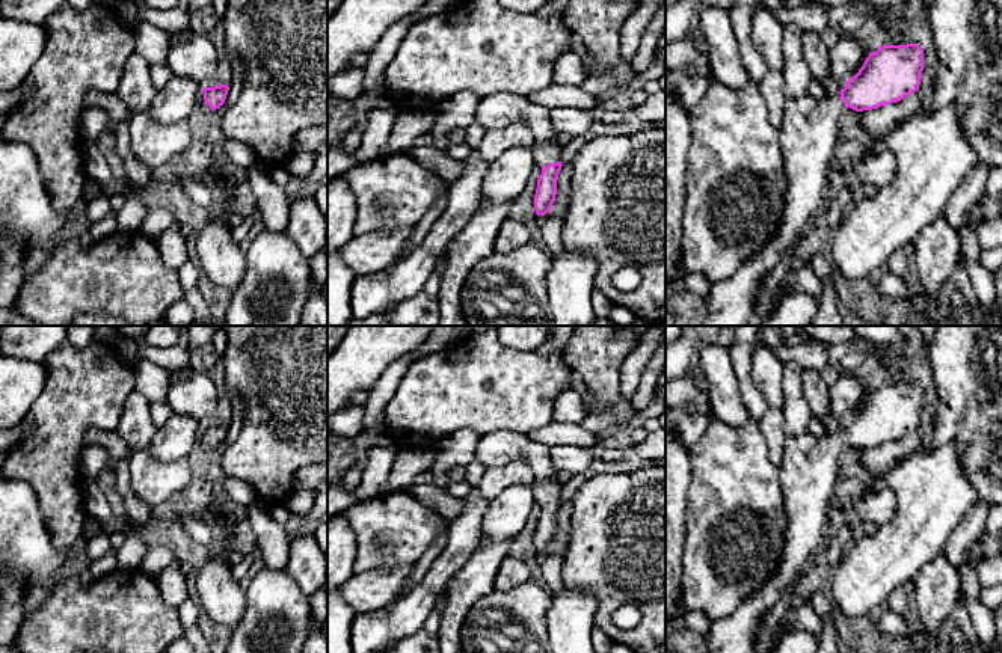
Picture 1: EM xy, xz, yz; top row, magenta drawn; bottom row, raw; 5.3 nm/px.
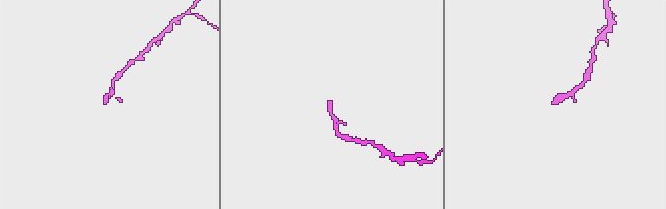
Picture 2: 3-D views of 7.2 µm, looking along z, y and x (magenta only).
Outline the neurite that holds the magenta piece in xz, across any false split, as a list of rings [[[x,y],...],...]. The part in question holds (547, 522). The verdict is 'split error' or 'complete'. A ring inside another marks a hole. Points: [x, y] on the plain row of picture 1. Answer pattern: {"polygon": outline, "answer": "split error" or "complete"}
{"polygon": [[[493,431],[480,437],[474,460],[486,469],[522,460],[534,474],[533,492],[536,504],[542,507],[534,532],[537,553],[545,553],[557,532],[557,517],[561,508],[563,484],[555,478],[557,469],[549,458],[549,448],[533,440],[528,434],[515,431]]], "answer": "split error"}

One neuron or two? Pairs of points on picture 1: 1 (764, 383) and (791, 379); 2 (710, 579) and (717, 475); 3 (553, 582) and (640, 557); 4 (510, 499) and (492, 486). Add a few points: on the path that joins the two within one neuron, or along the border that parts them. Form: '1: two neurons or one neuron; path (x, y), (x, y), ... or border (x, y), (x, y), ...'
1: two neurons; border (783, 362), (782, 409)
2: one neuron; path (703, 554), (703, 530), (714, 516), (714, 501)
3: two neurons; border (569, 545), (563, 561), (563, 587)
4: two neurons; border (530, 483), (507, 486), (489, 502)

